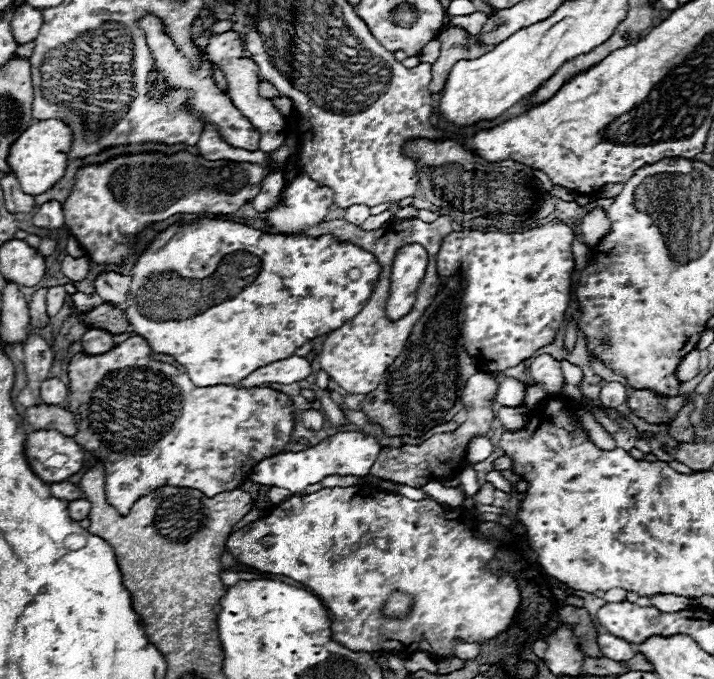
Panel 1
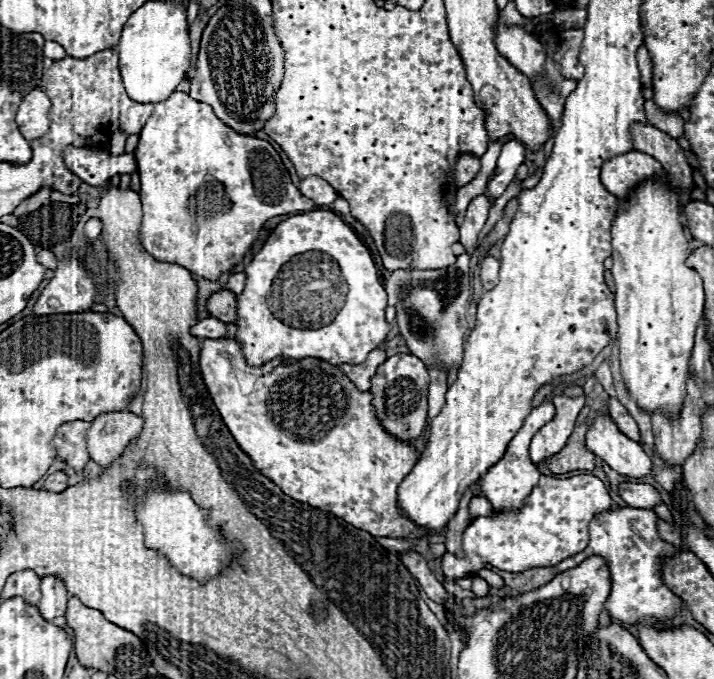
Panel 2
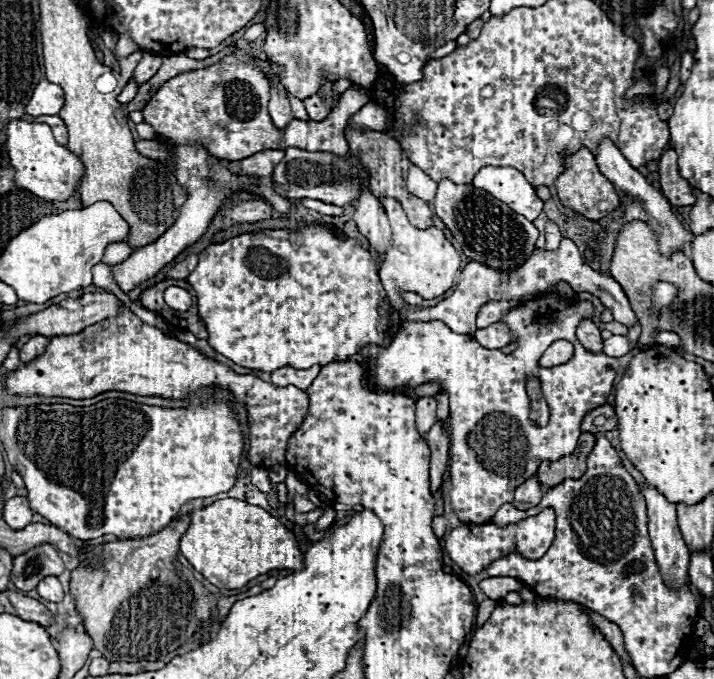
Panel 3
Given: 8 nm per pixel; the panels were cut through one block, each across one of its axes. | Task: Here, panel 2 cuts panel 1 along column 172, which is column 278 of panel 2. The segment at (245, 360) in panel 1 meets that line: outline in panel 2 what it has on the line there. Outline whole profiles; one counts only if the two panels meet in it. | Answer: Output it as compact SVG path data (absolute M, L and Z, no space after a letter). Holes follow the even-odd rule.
M312 210L288 216L270 232L262 248L244 268L244 274L246 286L236 294L236 342L240 342L244 360L250 366L262 366L274 358L318 358L334 366L360 364L366 360L370 350L378 348L386 340L386 334L392 328L384 316L388 306L386 292L378 282L378 270L368 248L360 242L354 230L330 210ZM292 330L312 330L314 334L296 334Z

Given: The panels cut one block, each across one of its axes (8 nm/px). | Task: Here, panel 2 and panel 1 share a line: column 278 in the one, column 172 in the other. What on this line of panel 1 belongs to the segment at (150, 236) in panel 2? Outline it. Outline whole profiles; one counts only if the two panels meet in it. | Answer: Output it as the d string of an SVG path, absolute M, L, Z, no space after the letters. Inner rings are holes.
M178 152L178 154L172 154L172 156L164 156L164 154L122 154L122 156L116 156L114 160L102 164L102 166L86 166L86 168L80 168L78 170L78 174L76 174L76 186L74 186L70 198L64 204L64 222L70 228L70 234L80 242L80 246L84 248L84 252L96 264L122 264L134 252L132 238L138 232L142 232L148 224L166 220L166 218L170 218L174 214L230 214L230 212L236 212L242 204L250 202L258 194L260 182L262 182L262 178L266 174L268 174L268 170L262 168L260 164L252 164L252 162L218 162L218 160L216 162L208 162L208 160L204 160L200 156L194 156L190 152Z

